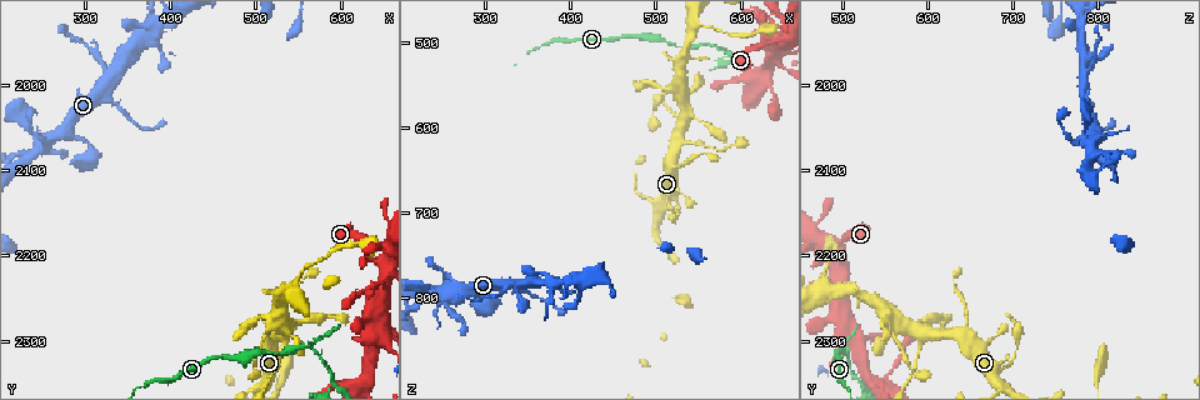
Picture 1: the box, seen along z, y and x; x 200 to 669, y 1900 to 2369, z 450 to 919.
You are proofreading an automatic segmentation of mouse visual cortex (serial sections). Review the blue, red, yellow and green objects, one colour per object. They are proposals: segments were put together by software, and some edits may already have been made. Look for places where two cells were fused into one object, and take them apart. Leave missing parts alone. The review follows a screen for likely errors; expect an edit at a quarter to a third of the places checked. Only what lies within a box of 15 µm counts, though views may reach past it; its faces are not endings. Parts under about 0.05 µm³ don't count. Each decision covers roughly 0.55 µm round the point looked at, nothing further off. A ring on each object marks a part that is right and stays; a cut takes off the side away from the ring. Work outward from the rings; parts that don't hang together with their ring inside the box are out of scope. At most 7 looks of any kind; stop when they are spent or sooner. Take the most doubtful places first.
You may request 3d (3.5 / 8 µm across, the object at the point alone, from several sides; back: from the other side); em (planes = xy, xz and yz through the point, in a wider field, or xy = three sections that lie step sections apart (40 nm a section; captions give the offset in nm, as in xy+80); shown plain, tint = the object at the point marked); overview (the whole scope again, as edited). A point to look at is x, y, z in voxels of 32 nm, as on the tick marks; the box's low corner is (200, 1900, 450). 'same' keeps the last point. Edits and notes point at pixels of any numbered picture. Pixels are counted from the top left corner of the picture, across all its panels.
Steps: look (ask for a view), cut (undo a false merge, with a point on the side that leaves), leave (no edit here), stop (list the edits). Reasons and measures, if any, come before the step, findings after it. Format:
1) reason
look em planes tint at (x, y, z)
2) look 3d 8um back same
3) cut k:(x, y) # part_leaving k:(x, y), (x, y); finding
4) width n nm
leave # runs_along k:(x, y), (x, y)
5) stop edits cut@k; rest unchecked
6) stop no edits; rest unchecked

abrupt turn
look 3d 3.5um at (560, 2305, 505)

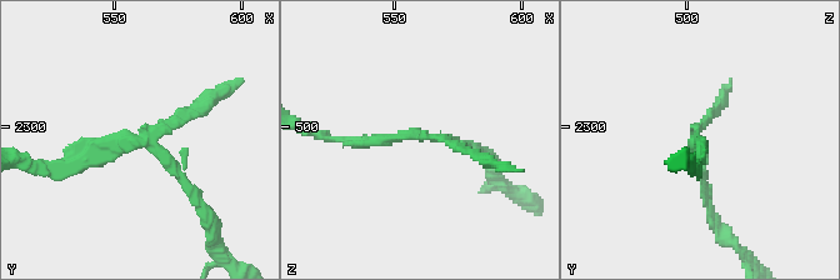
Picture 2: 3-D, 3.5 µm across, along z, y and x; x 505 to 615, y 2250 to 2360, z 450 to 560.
shape alone is not enough
look em xy step 5 tint at (564, 2306, 502)

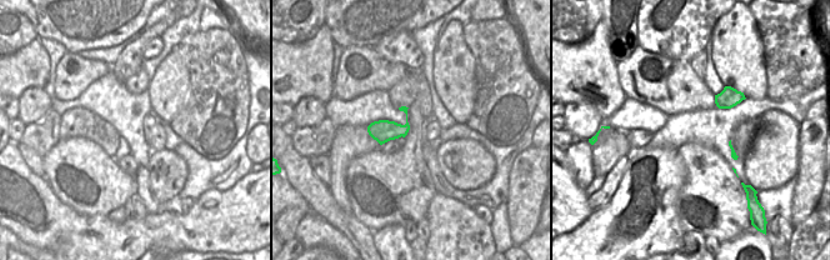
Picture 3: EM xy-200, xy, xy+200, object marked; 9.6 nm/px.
cut 2:(185, 184) # part_leaving 2:(156, 149), (206, 210), (214, 241); two cells meet here

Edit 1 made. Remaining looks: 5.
see it whole again
look overview

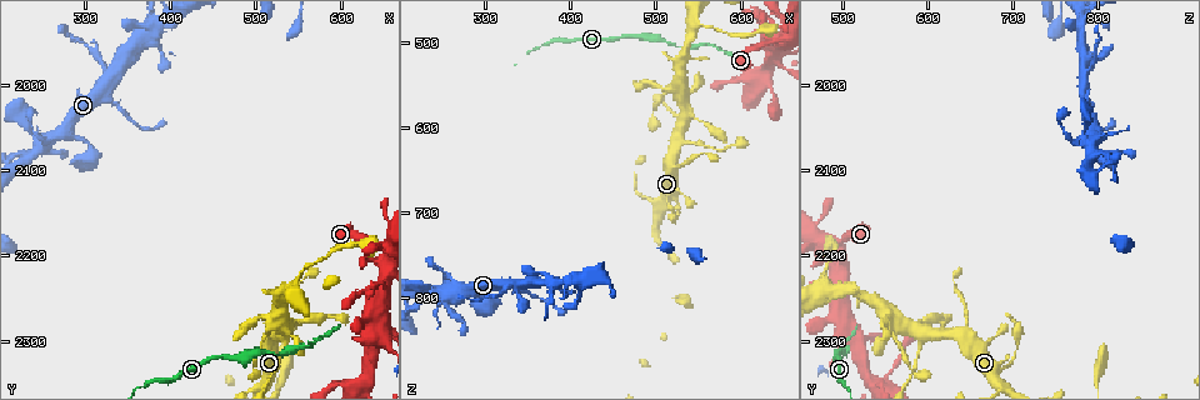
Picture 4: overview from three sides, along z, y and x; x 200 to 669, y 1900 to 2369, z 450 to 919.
looks like a crossing
look 3d 3.5um at (250, 2075, 795)

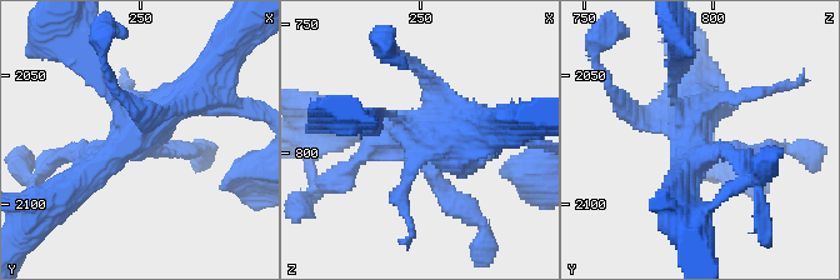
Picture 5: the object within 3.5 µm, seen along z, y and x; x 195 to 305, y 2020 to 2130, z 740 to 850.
need the tissue
look em planes tint at (248, 2071, 792)

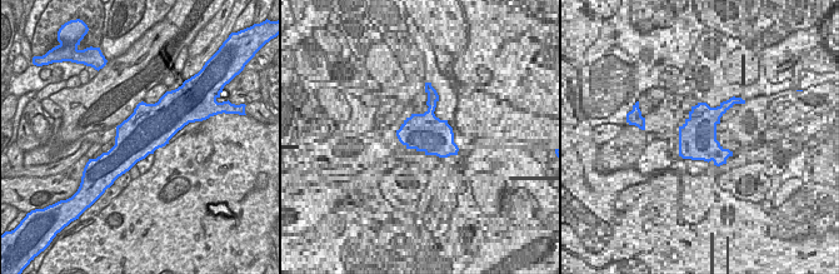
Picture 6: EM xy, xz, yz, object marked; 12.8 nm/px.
width 600 nm
leave # runs_along 5:(201, 81), (159, 111), (75, 185); one cell here

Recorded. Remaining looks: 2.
look 3d 3.5um at (520, 2285, 645)

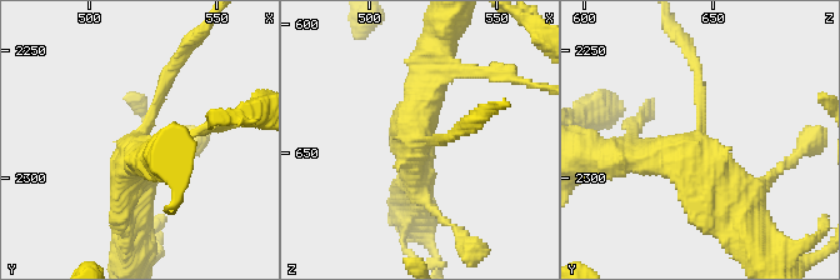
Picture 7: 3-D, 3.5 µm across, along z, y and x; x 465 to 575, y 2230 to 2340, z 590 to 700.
look em xy step 2 tint at (521, 2286, 645)

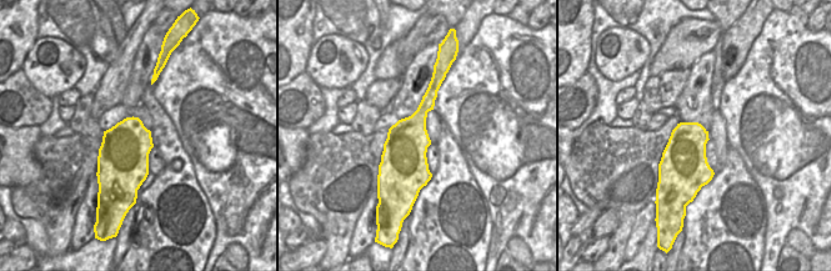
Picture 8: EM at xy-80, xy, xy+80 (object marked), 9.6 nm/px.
leave # runs_along 7:(743, 220), (708, 170), (609, 158); one cell here

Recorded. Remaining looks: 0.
stop edits cut@2; rest unchecked

